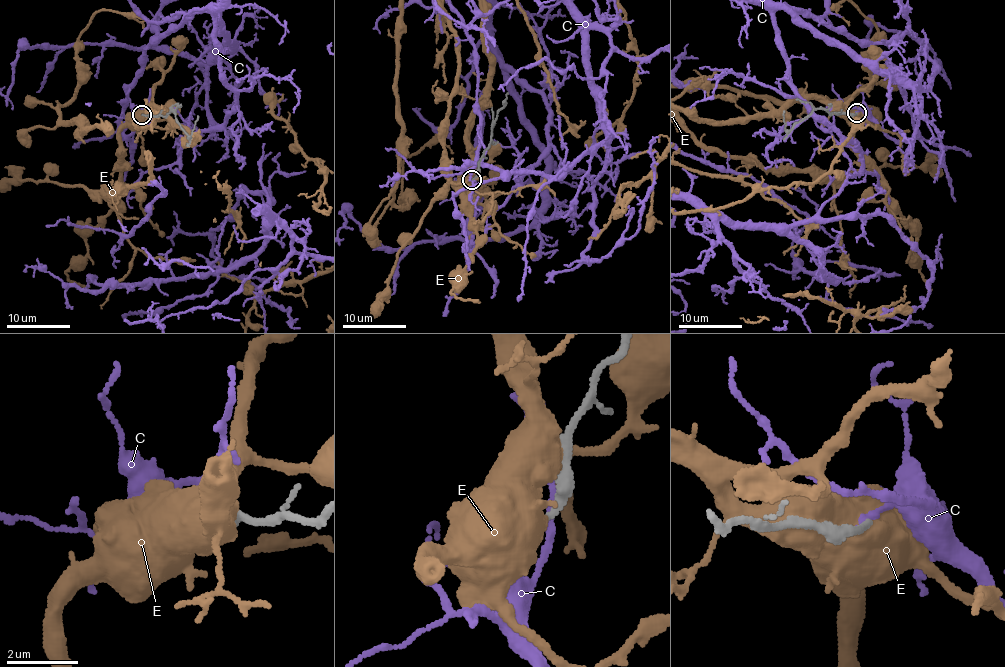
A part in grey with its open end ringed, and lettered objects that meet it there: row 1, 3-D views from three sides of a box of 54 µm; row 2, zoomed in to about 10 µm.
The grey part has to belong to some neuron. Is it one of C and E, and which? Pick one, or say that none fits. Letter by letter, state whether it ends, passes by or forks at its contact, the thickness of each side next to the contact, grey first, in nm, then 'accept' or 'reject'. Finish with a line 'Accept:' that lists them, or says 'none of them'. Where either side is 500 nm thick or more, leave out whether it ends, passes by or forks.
C: it ends there; 170 nm thick on the grey side, 180 nm on the other; reject
E: 200 nm thick on the grey side, 900 nm on the other; reject
Accept: none of them

